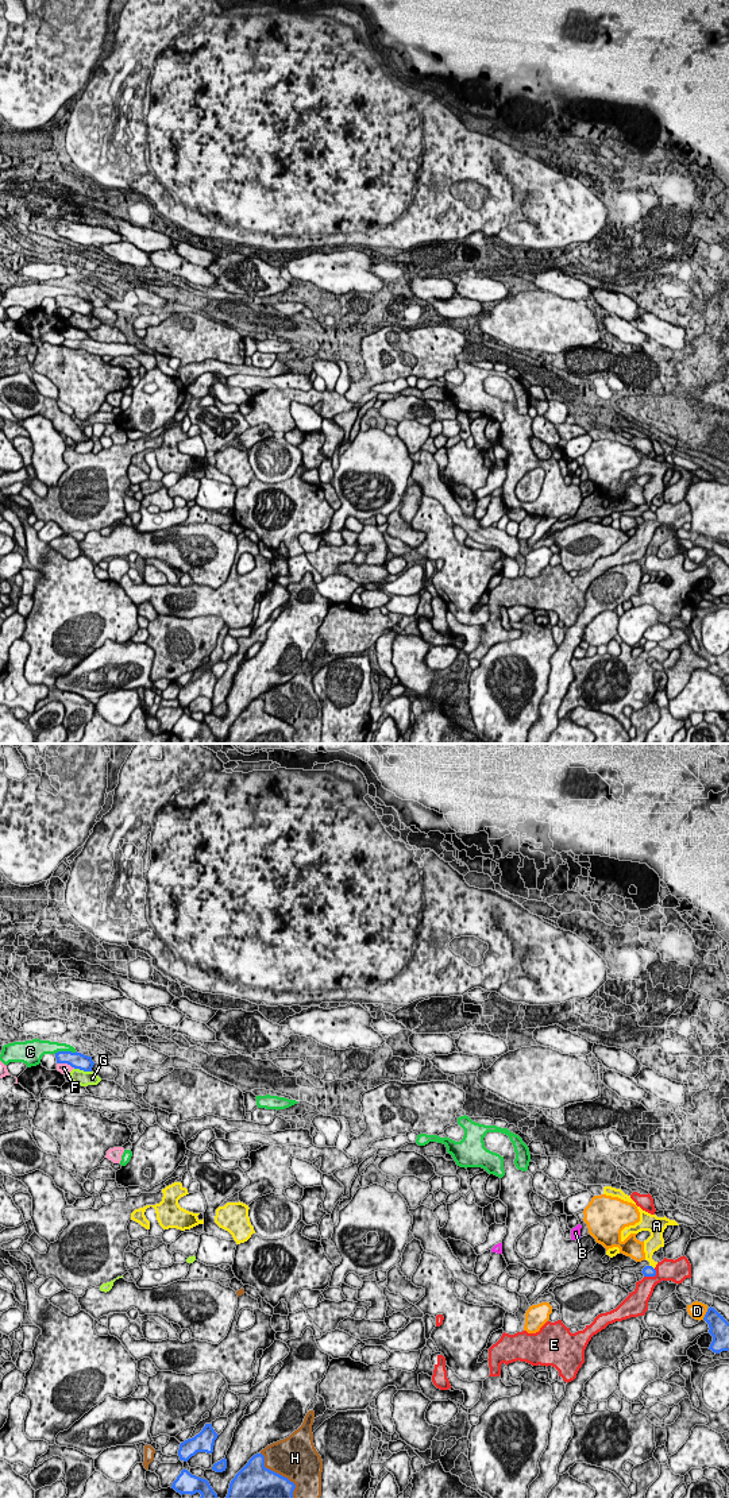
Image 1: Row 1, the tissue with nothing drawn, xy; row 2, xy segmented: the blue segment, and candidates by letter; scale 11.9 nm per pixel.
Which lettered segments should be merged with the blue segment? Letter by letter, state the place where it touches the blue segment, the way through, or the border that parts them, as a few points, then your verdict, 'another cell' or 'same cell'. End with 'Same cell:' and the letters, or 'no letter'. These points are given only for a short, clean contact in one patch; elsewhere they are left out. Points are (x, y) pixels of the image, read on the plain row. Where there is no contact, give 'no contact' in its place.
A: meets blue in xy at (652, 512); another cell
B: meets blue in xy at (577, 482); runs through xy (577, 482), (575, 477); same cell
C: meets blue in xy at (65, 296); another cell
D: meets blue in xy at (705, 559); another cell
E: meets blue in xy at (651, 520); another cell
F: meets blue in xy at (66, 307); another cell
G: meets blue in xy at (83, 313); another cell
H: meets blue in xy at (278, 718); another cell
Same cell: B

